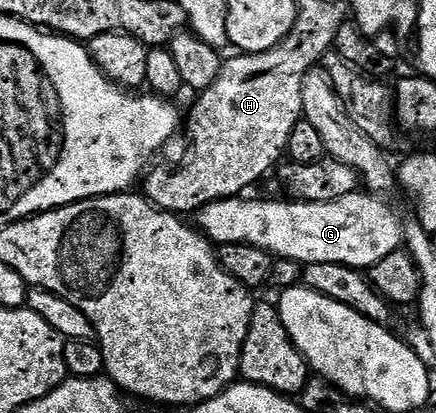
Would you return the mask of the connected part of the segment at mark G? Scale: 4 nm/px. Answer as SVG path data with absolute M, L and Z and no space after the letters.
M357 193L350 197L342 197L338 201L325 203L275 203L272 199L219 199L206 205L198 212L198 227L213 244L245 243L258 245L258 249L266 249L276 259L293 259L296 263L341 263L347 267L370 269L382 257L390 257L390 253L401 250L404 243L405 224L400 223L396 211L388 203L383 203L376 193Z

